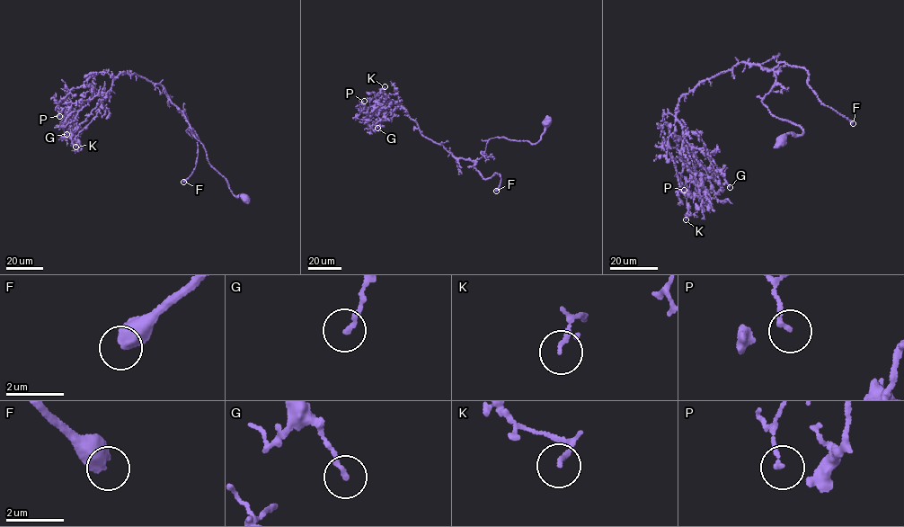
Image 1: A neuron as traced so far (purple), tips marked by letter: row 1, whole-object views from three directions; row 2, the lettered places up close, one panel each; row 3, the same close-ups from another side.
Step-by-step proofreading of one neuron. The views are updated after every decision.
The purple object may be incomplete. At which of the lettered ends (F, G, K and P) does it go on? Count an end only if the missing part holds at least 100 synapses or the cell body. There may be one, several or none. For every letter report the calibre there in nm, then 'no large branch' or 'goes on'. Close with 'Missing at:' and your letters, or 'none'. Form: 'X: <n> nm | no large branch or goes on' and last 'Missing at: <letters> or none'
F: 650 nm | goes on
G: 150 nm | no large branch
K: 140 nm | no large branch
P: 150 nm | no large branch
Missing at: F

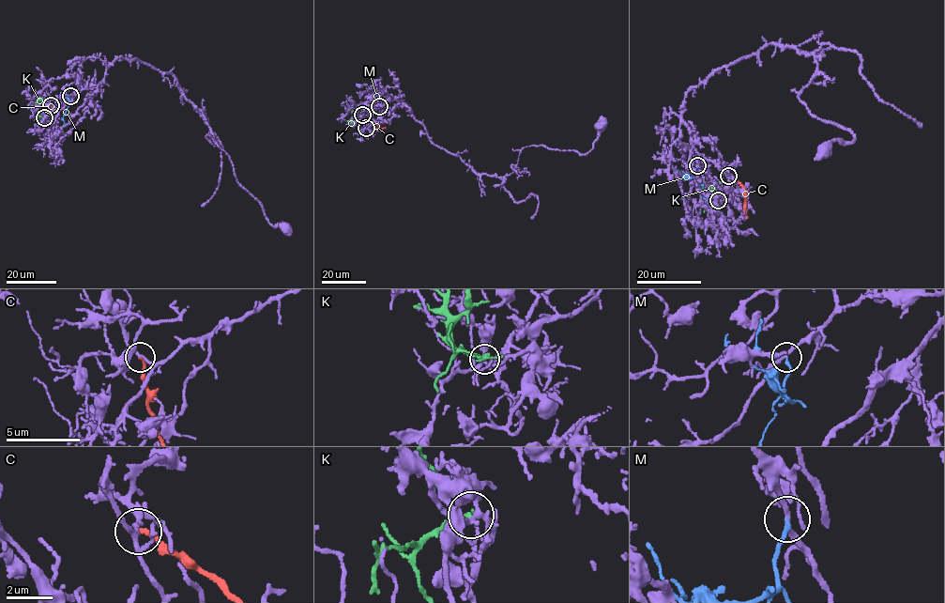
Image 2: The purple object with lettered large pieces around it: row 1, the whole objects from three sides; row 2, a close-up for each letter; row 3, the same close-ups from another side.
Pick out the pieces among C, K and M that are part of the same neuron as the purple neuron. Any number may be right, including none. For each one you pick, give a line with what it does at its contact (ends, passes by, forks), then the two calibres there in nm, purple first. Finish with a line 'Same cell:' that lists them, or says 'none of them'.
Same cell: none of them

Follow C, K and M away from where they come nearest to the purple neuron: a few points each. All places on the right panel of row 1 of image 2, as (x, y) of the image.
C: (728, 176), (744, 188), (747, 218)
K: (718, 200), (705, 188), (701, 188)
M: (697, 165), (695, 174), (707, 203)

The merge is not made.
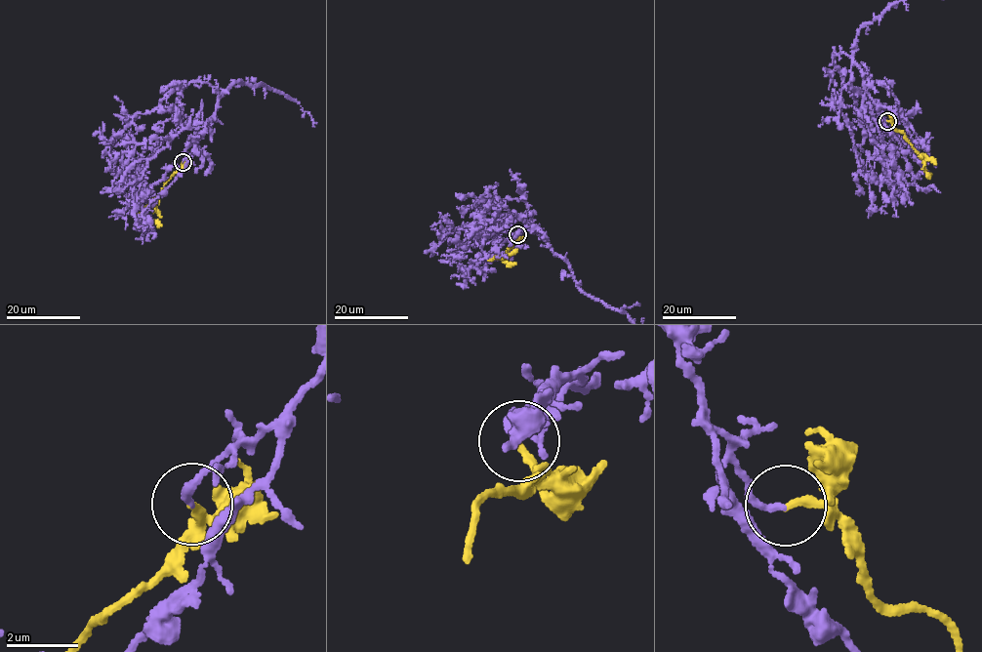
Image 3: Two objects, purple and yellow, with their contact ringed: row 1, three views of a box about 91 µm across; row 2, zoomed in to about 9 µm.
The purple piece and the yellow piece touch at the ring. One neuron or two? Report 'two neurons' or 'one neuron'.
one neuron

